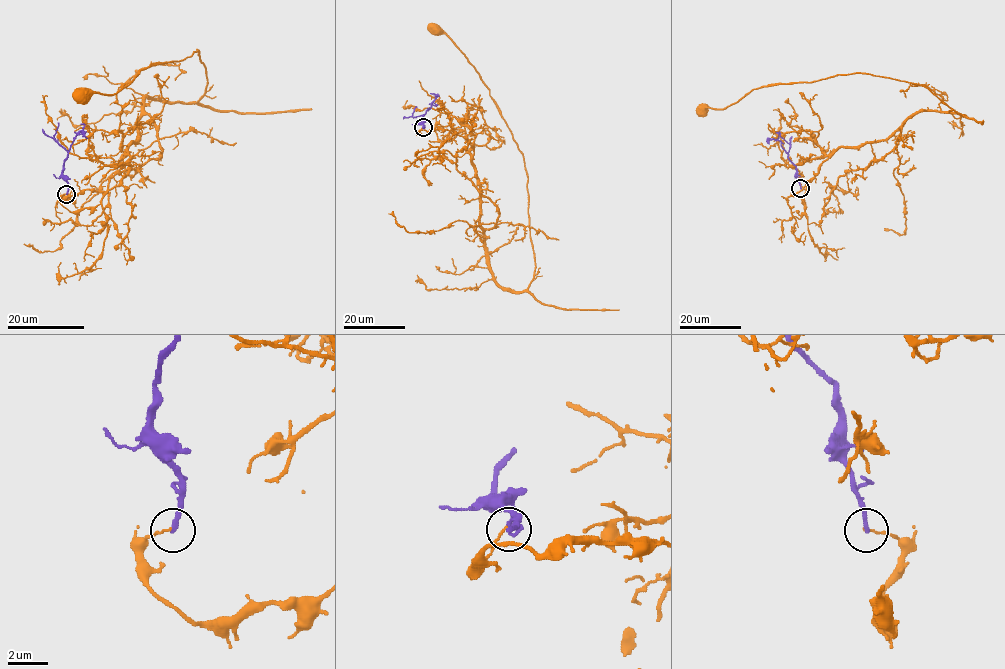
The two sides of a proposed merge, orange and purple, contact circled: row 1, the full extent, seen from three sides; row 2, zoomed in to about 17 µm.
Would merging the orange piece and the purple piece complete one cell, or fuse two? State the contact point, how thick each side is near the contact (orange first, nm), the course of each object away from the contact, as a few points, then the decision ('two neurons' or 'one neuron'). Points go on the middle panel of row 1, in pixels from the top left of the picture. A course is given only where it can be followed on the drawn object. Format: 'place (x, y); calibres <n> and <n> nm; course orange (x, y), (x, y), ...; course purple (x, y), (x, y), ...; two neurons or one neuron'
place (423, 127); calibres 80 and 240 nm; course orange (422, 127), (472, 145), (487, 265), (500, 286), (524, 291), (535, 258), (523, 153), (479, 74), (434, 30); course purple (422, 128), (420, 119), (435, 98), (430, 93); two neurons

